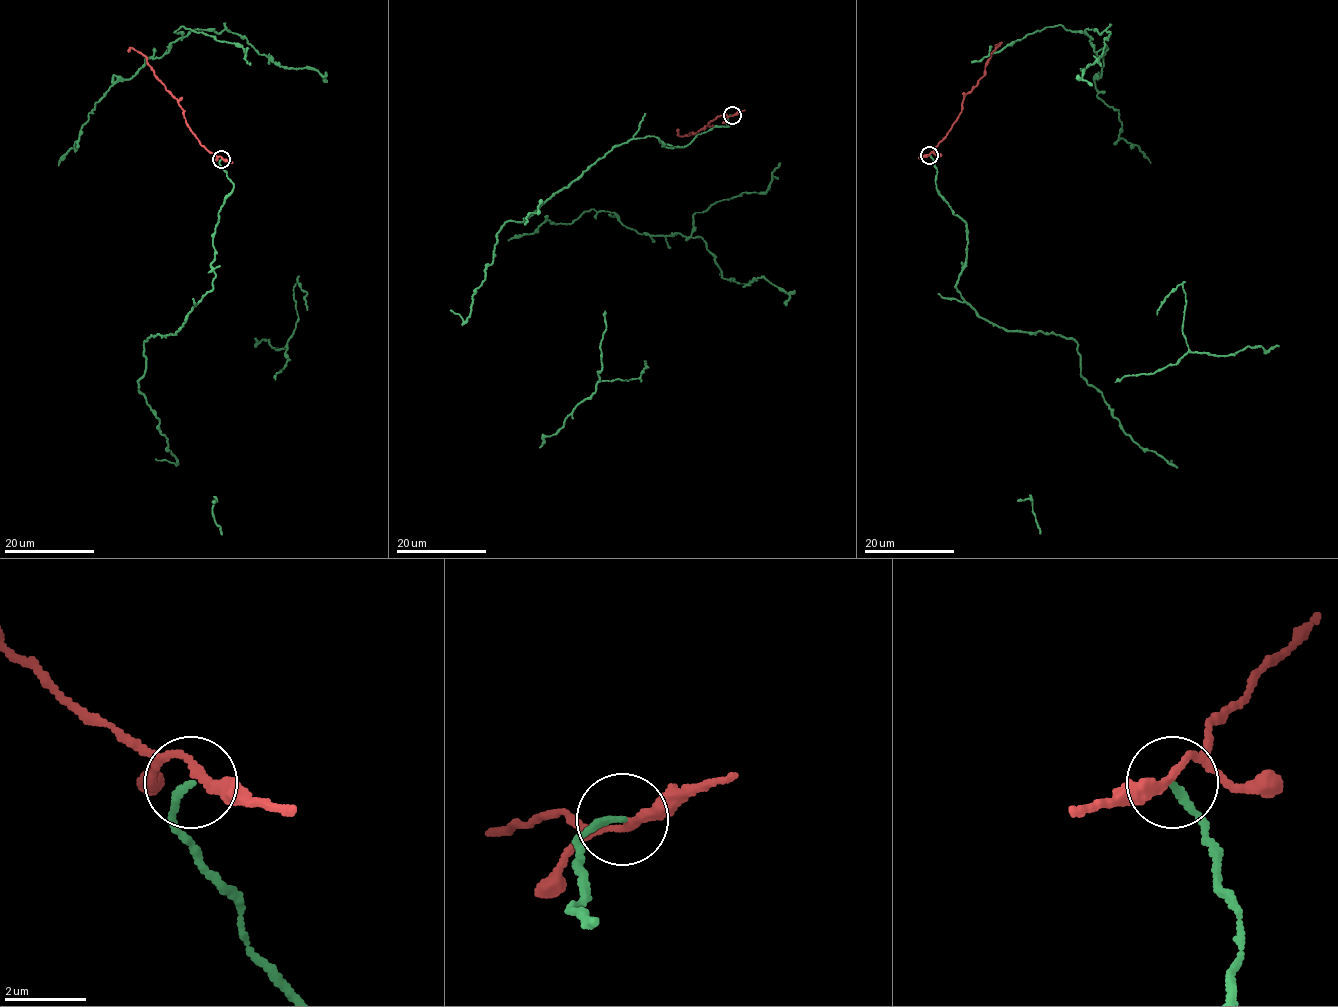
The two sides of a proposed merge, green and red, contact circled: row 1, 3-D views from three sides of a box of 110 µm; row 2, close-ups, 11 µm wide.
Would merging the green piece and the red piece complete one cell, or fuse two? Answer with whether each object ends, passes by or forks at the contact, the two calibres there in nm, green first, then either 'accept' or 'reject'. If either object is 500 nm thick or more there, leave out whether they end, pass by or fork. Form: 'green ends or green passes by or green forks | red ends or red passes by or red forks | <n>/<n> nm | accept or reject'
green ends | red passes by | 180/200 nm | reject

